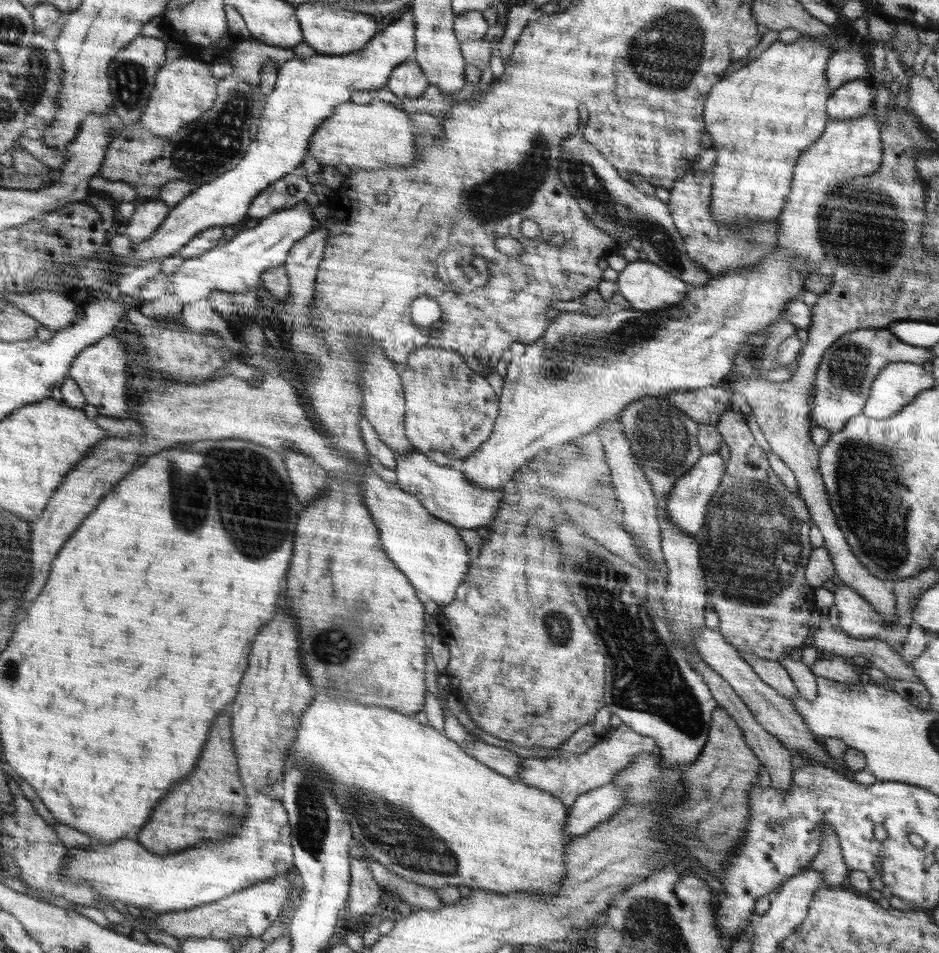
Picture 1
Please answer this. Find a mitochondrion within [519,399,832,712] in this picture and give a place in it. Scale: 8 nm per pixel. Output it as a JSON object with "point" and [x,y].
{"point":[754,545]}

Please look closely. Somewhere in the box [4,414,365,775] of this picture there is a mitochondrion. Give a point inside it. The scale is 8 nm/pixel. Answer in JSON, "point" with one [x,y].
{"point":[243,488]}

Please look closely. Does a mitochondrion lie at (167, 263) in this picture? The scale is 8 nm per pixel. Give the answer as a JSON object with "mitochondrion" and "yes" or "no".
{"mitochondrion":"no"}

